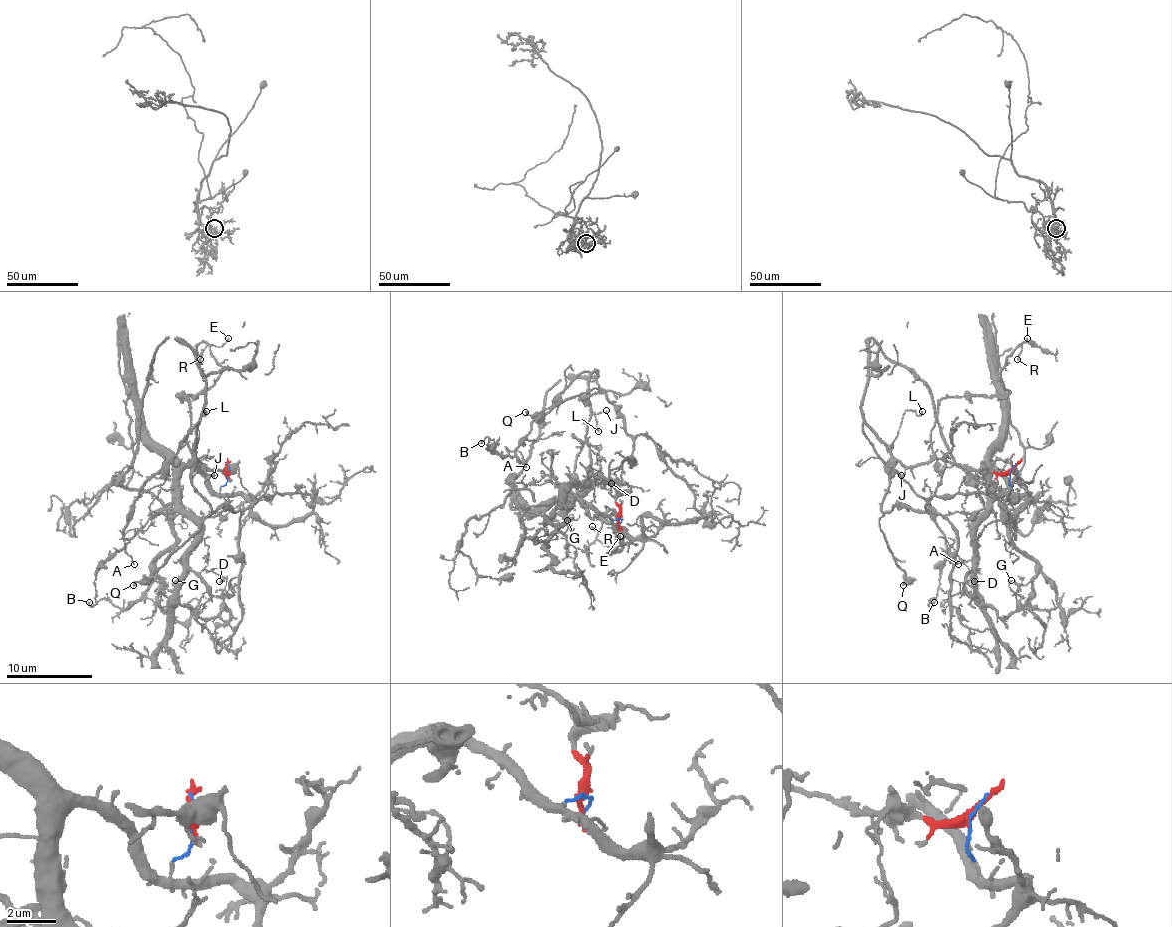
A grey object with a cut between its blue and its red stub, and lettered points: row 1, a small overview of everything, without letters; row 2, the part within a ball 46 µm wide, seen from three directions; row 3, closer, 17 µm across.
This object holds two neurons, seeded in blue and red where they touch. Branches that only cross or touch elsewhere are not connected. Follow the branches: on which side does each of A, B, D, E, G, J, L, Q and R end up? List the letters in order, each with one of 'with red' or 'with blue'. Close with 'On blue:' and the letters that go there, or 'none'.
A: with red
B: with red
D: with blue
E: with red
G: with blue
J: with red
L: with red
Q: with red
R: with red
On blue: D, G

